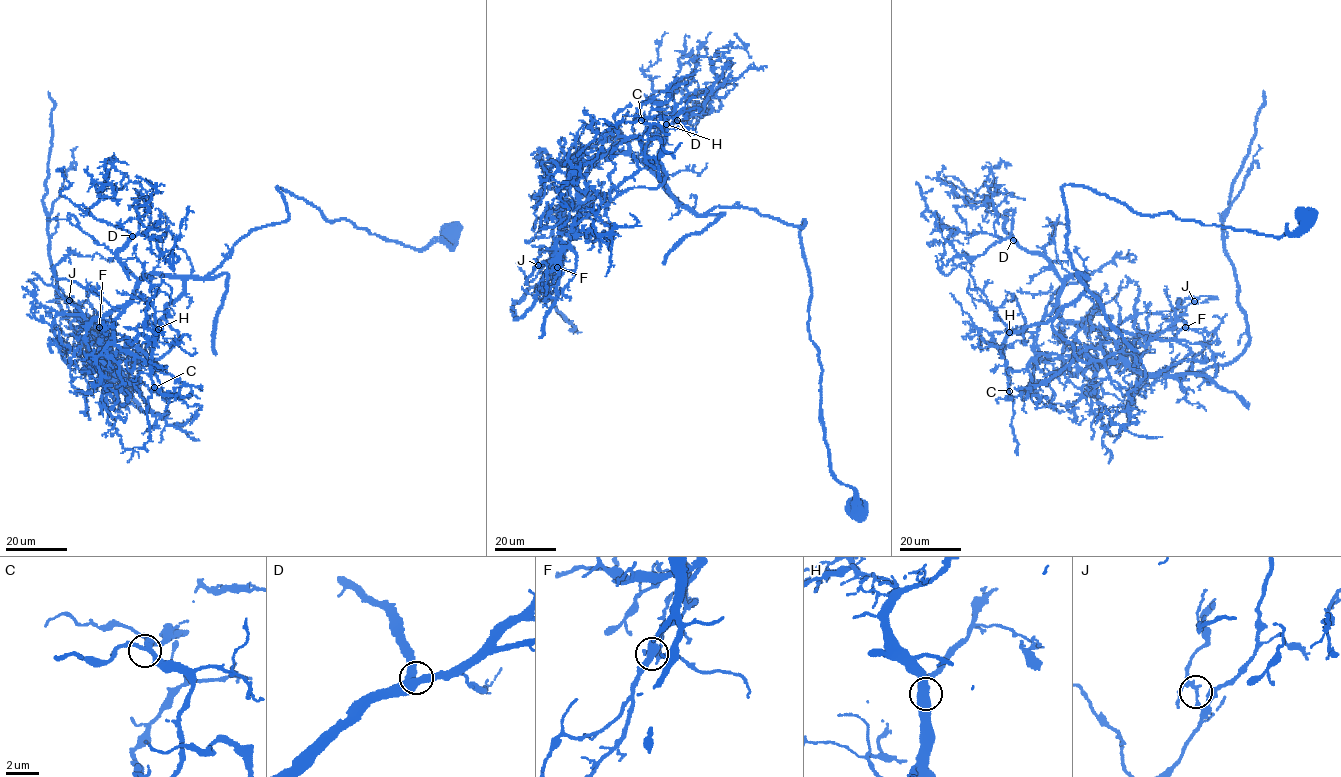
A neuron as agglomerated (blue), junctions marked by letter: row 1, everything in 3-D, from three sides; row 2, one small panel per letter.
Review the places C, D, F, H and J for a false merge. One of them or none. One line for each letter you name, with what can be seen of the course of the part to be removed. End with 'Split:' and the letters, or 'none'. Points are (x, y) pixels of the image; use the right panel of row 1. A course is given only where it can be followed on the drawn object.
J: course (1194, 301), (1186, 298), (1173, 327), (1148, 342), (1141, 371), (1223, 366), (1249, 340), (1222, 212), (1263, 90)
Split: J

